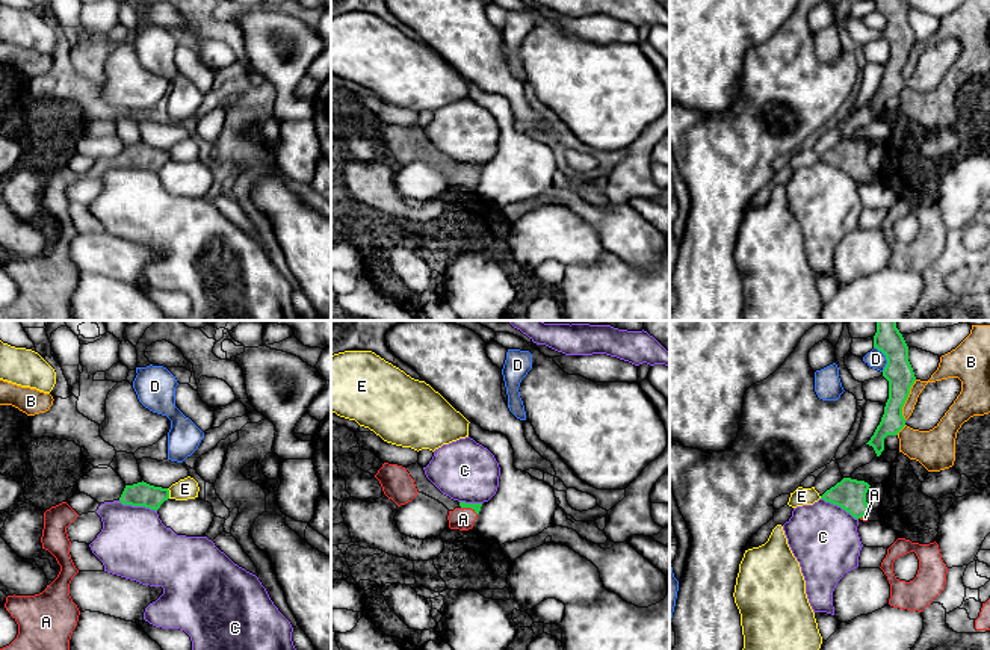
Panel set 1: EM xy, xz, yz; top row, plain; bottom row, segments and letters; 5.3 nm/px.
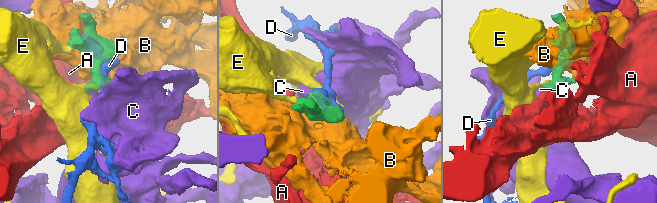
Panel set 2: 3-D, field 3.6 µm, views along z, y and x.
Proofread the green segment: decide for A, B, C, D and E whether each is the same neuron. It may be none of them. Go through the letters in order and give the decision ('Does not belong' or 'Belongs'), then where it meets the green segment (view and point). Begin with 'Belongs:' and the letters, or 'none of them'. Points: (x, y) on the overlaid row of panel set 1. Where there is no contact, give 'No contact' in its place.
Belongs: A
A: Belongs. Touches green at xz (469, 507)
B: Does not belong. Touches green at yz (906, 399)
C: Does not belong. Touches green at xy (138, 505)
D: Does not belong. Touches green at yz (886, 359)
E: Does not belong. Touches green at xy (168, 493)

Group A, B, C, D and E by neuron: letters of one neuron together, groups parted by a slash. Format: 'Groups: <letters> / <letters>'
Groups: A / B / C / D / E

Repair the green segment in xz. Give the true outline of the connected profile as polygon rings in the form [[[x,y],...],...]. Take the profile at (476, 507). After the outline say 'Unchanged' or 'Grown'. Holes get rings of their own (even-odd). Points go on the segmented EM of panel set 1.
[[[459,502],[459,506],[449,511],[447,520],[450,529],[469,531],[481,511],[482,503]]]. Grown

